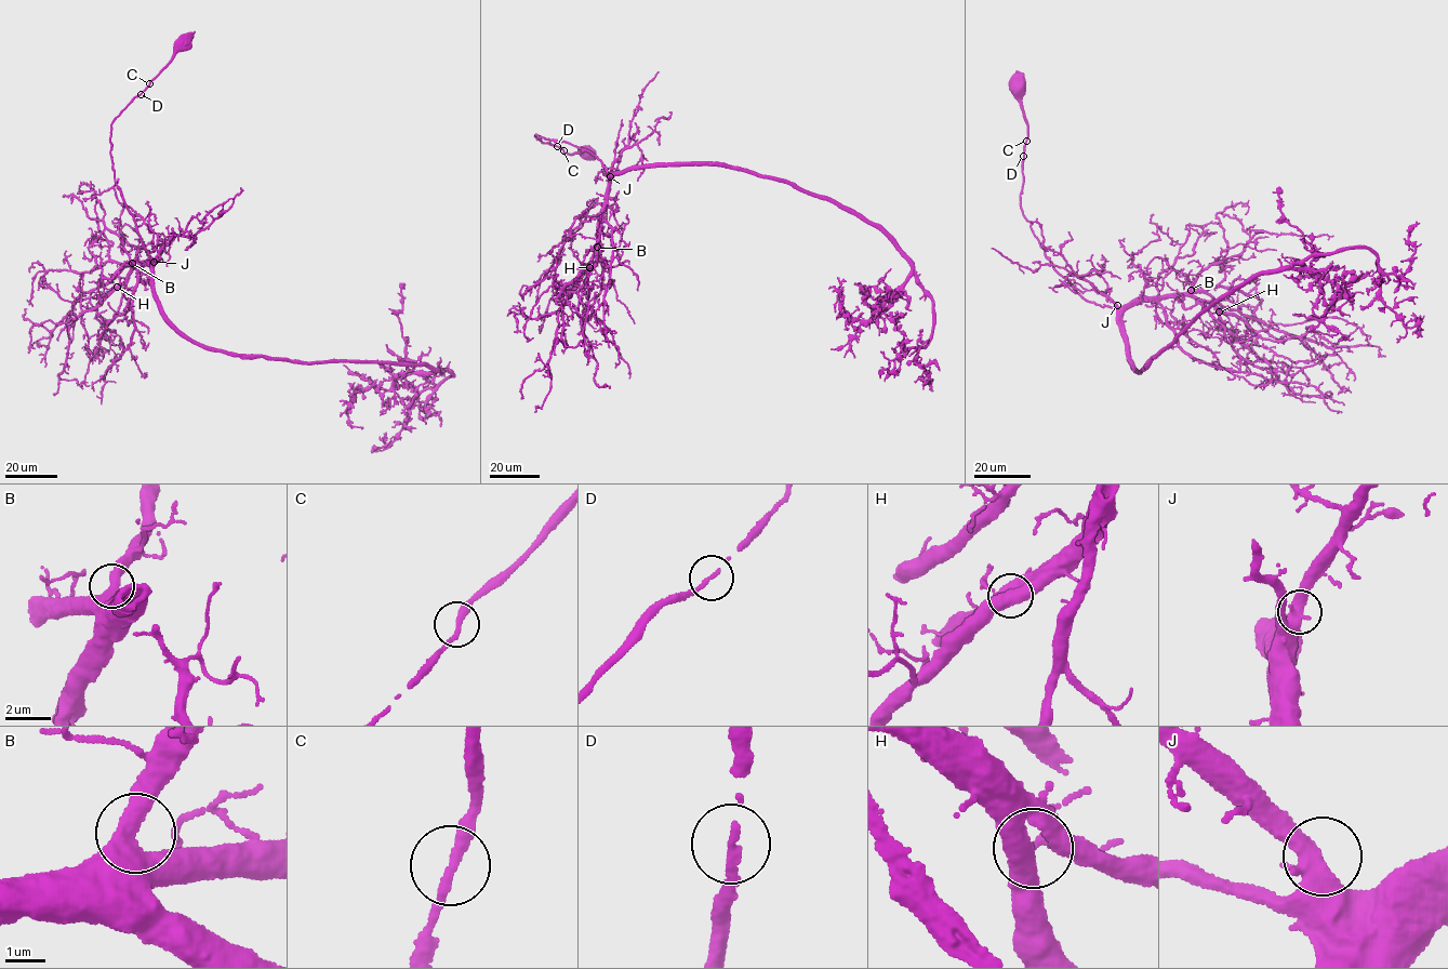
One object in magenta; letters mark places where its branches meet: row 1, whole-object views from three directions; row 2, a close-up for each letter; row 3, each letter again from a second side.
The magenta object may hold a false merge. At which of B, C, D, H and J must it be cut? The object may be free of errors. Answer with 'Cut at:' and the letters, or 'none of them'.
Cut at: none of them

